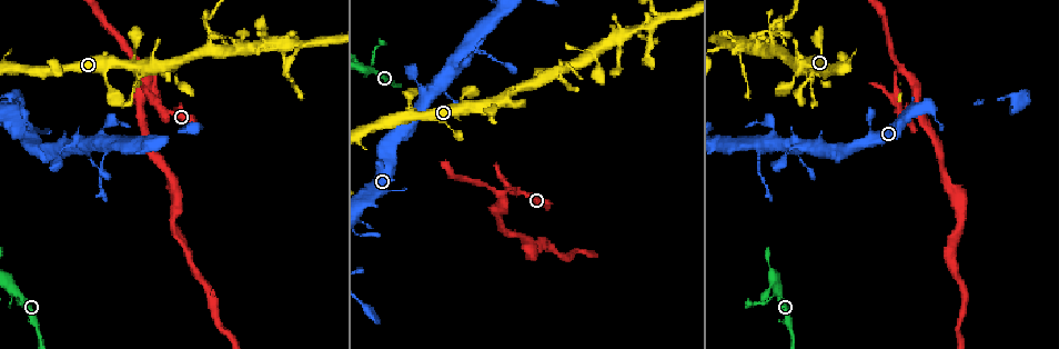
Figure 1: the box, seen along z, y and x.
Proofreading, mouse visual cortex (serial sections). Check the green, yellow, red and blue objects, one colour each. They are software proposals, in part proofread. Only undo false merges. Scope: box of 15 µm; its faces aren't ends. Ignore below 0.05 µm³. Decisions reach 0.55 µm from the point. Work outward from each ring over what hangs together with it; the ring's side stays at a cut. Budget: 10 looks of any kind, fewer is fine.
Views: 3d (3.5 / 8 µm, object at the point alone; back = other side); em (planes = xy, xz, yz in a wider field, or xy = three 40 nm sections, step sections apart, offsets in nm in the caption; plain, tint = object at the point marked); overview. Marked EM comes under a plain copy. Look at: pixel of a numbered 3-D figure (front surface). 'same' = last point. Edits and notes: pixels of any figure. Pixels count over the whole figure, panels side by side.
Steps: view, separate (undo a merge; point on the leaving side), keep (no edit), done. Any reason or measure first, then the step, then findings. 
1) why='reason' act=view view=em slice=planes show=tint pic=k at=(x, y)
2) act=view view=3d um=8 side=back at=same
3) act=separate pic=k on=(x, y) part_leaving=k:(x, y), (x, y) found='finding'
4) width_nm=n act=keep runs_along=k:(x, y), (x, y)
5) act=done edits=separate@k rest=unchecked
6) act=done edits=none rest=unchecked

why='thin arm on a thick one' act=view view=3d um=3.5 pic=1 at=(482, 107)

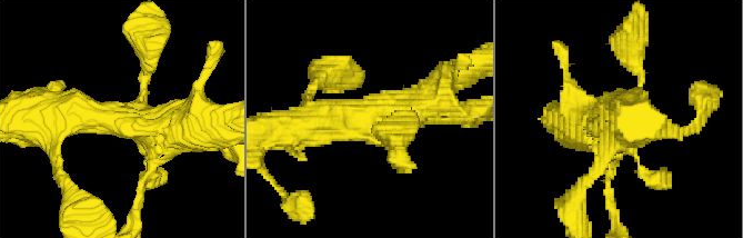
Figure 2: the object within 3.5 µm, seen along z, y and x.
act=view view=em slice=planes show=tint pic=2 at=(126, 119)

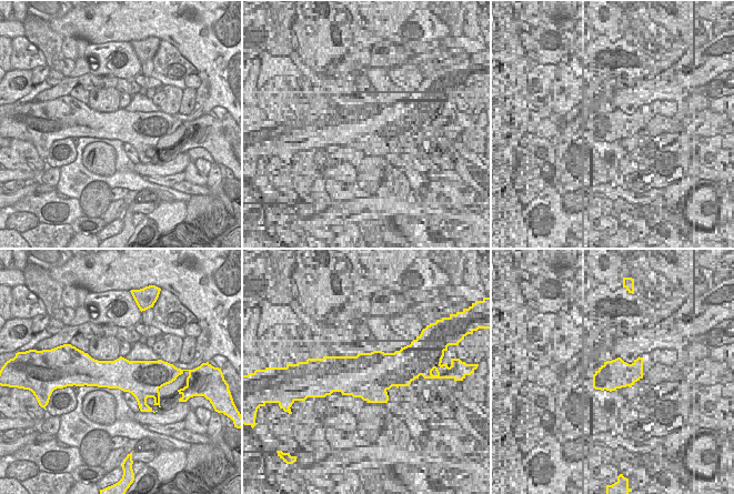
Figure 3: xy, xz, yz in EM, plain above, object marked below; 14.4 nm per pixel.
width_nm=480 act=keep runs_along=2:(304, 126), (400, 115), (440, 86) found='continuous, no second cell'

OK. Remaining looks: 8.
why='three arms meet' act=view view=3d um=3.5 pic=1 at=(9, 288)

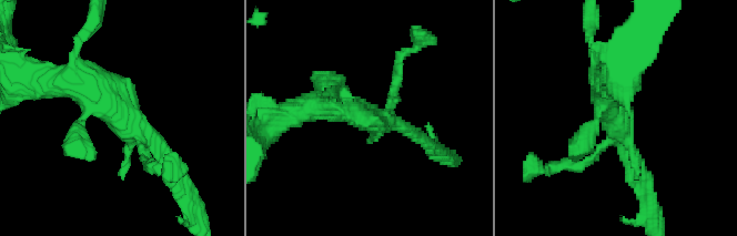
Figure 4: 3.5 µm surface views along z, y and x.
act=keep runs_along=4:(180, 175), (78, 70) found='all the same cell'

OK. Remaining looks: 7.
why='abrupt turn' act=view view=3d um=8 pic=1 at=(203, 21)

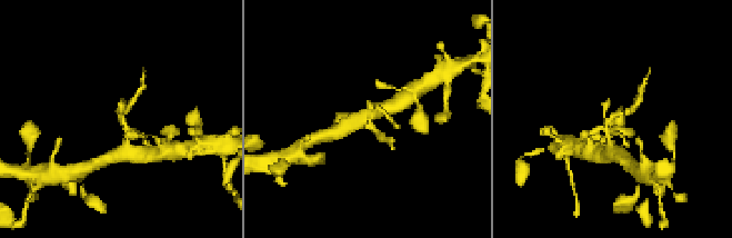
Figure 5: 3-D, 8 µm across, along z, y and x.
arm_widths_nm=150,200 act=view view=em slice=xy step=1 show=tint pic=5 at=(616, 113)

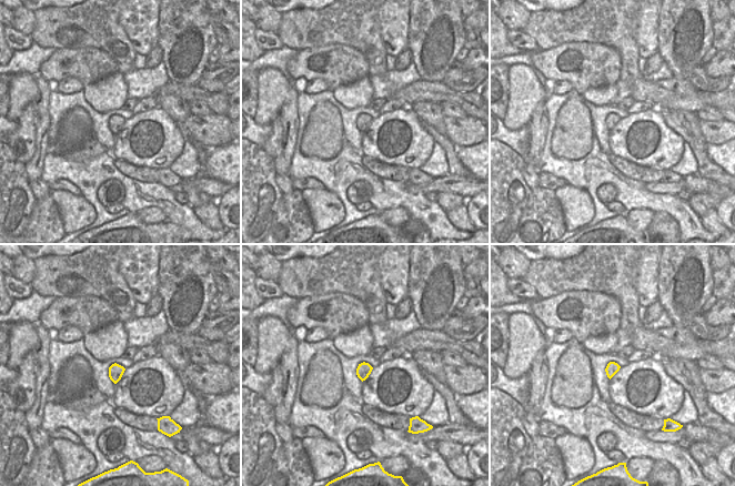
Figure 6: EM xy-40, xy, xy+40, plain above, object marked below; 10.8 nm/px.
act=keep runs_along=5:(609, 140), (608, 120), (638, 101) found='all the same cell'

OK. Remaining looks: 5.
why='four-way junction' act=view view=3d um=3.5 pic=1 at=(293, 43)

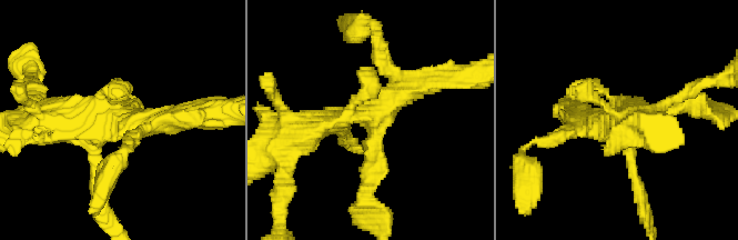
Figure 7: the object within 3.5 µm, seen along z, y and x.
act=view view=em slice=planes show=tint pic=7 at=(372, 111)

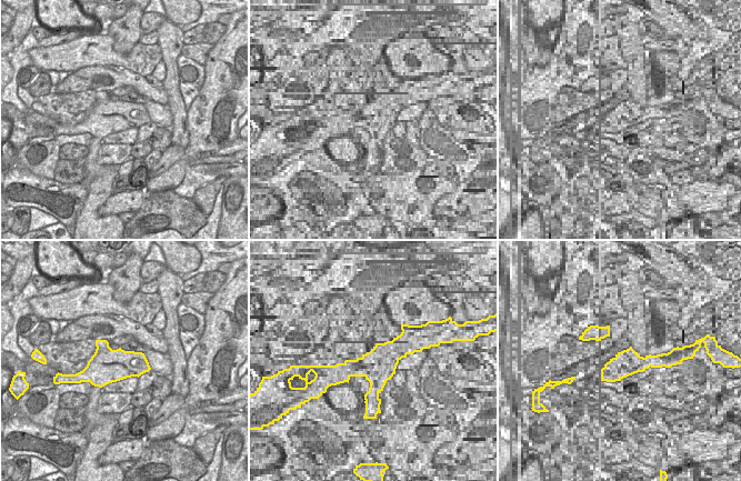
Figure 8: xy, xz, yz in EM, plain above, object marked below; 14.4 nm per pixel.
width_nm=500 act=keep runs_along=7:(306, 133), (436, 79) found='all the same cell'

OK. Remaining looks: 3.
act=done edits=none rest=unchecked

